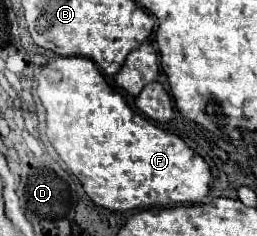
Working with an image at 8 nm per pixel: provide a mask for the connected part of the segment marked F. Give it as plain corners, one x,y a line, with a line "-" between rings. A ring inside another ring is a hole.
72,56
72,58
56,58
56,60
52,60
50,64
46,64
46,66
42,68
42,72
40,72
40,76
38,76
38,96
40,96
40,100
42,100
44,108
46,108
46,114
48,114
48,116
46,116
46,122
48,122
48,126
46,126
46,134
48,134
50,144
54,146
54,150
58,152
58,156
64,160
64,164
66,164
66,166
68,166
68,168
74,172
74,176
76,176
80,182
82,182
82,186
84,186
86,194
92,198
92,202
94,202
94,204
104,206
104,208
108,208
108,210
126,212
126,210
150,208
150,206
198,204
198,202
202,202
202,200
208,196
208,192
210,192
212,172
210,172
210,168
208,168
206,160
204,160
200,154
196,154
192,148
188,148
180,136
176,136
176,134
172,134
172,132
166,132
166,130
158,128
156,124
152,124
150,120
146,120
142,114
134,112
134,110
132,110
132,108
126,104
126,98
124,98
124,96
122,96
122,94
120,94
116,88
112,88
112,86
110,86
110,84
104,80
104,76
100,74
98,66
96,66
92,60
82,58
82,56

